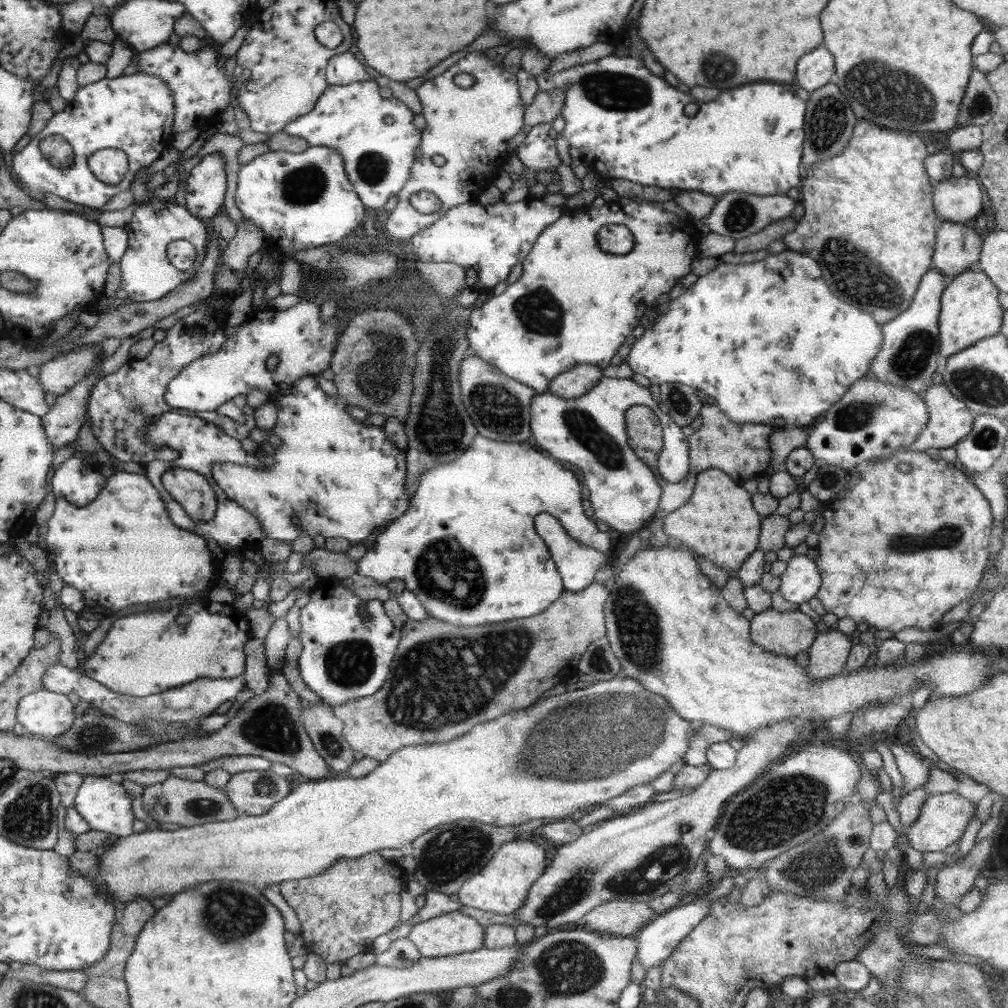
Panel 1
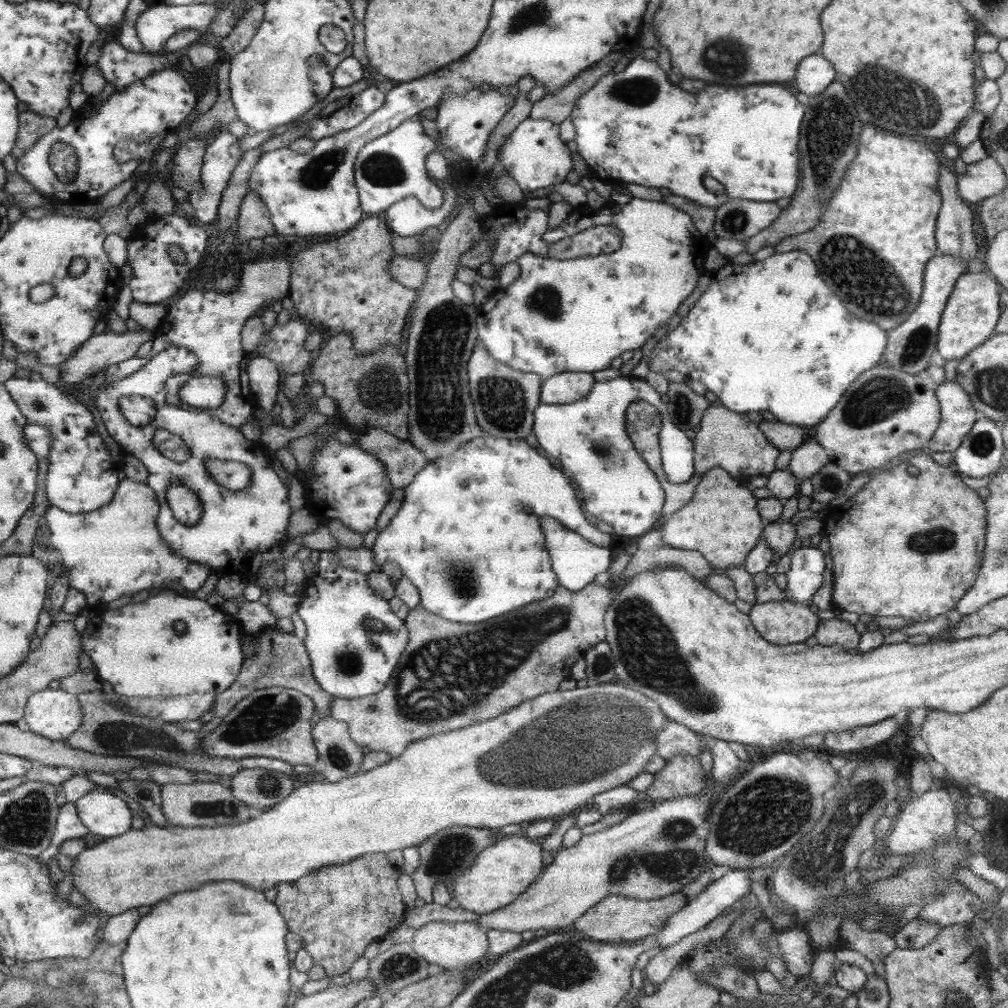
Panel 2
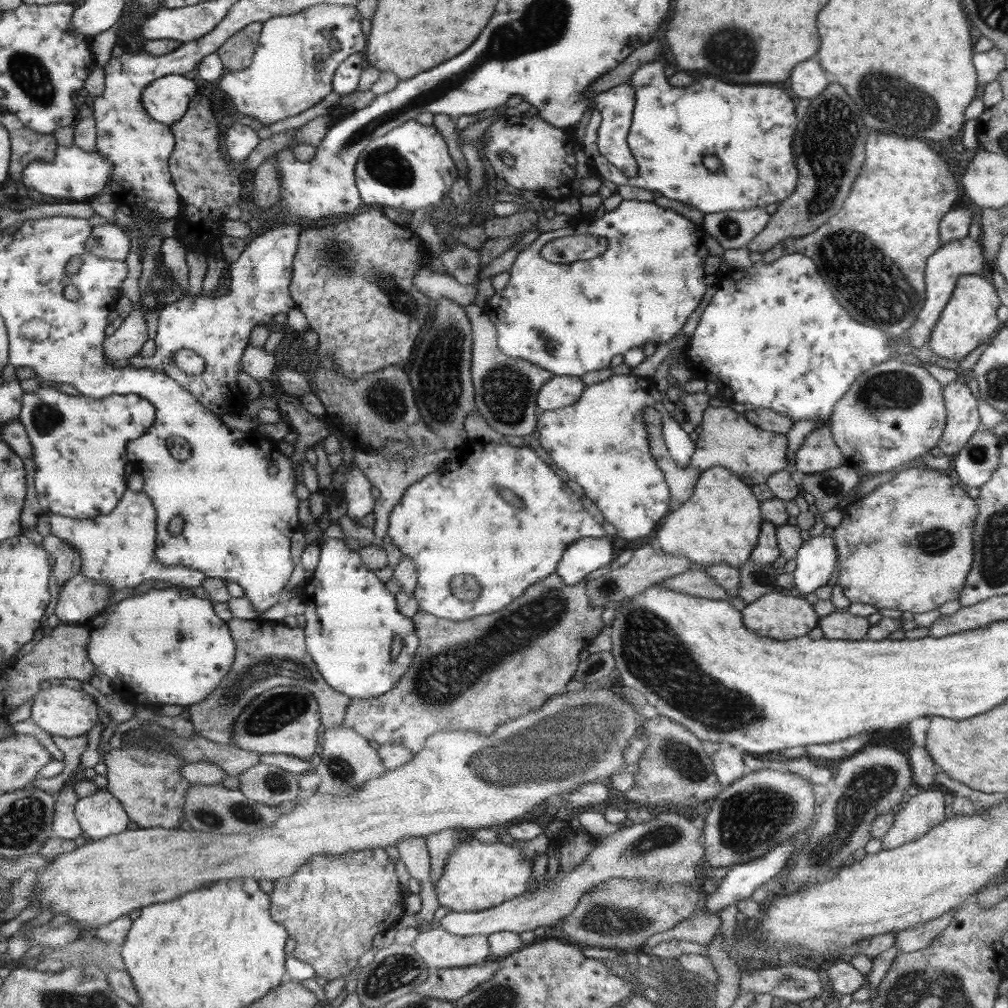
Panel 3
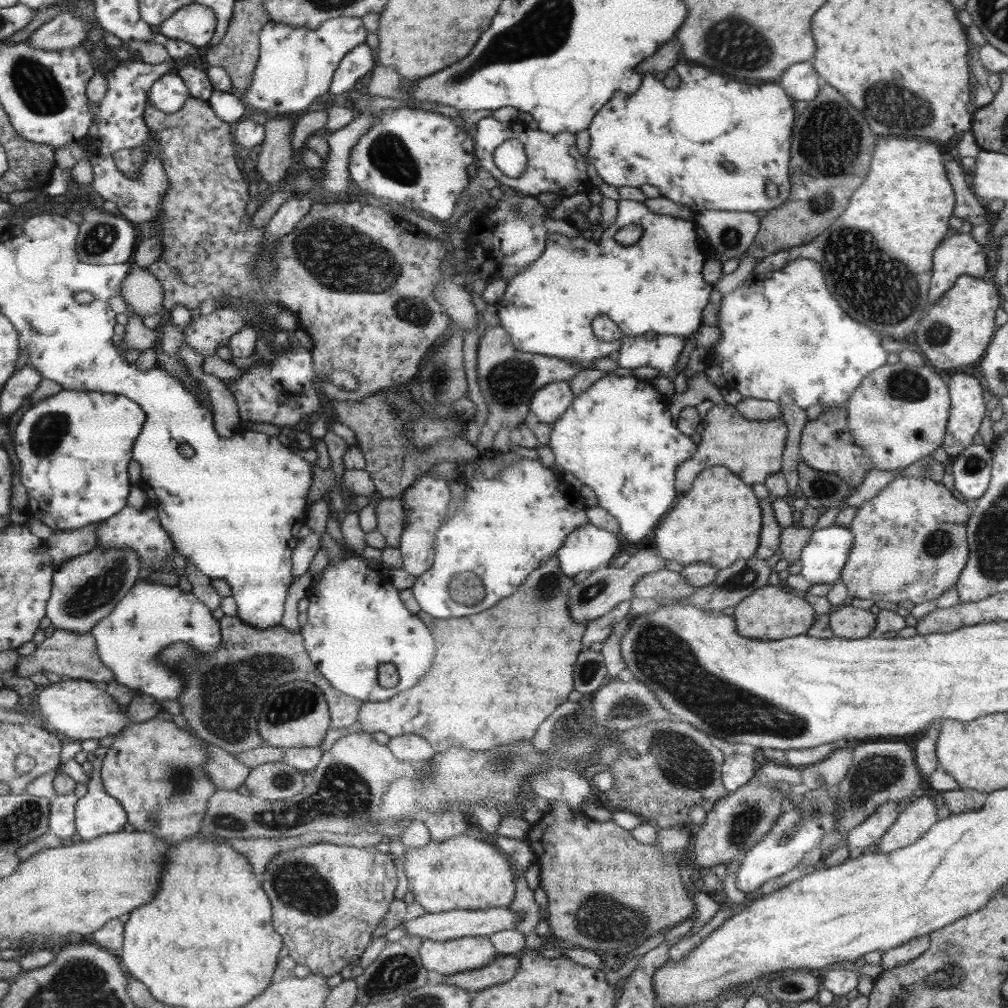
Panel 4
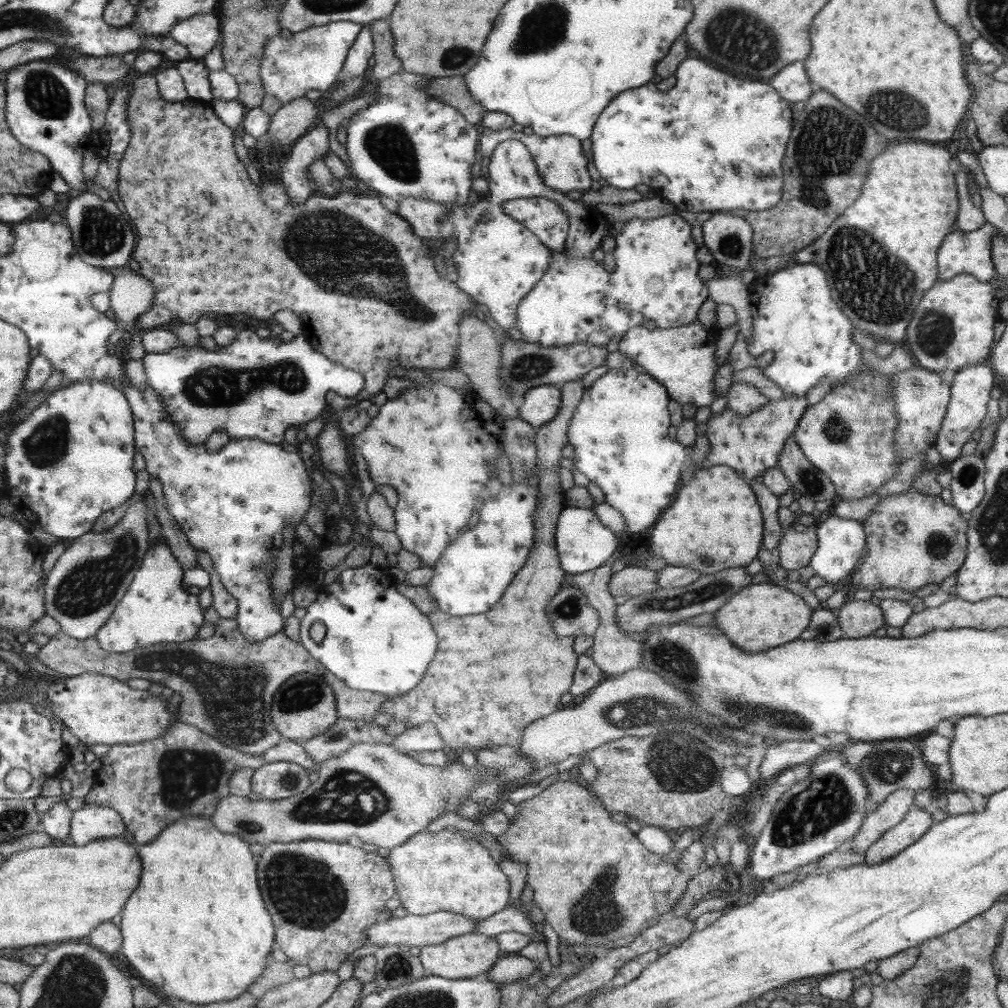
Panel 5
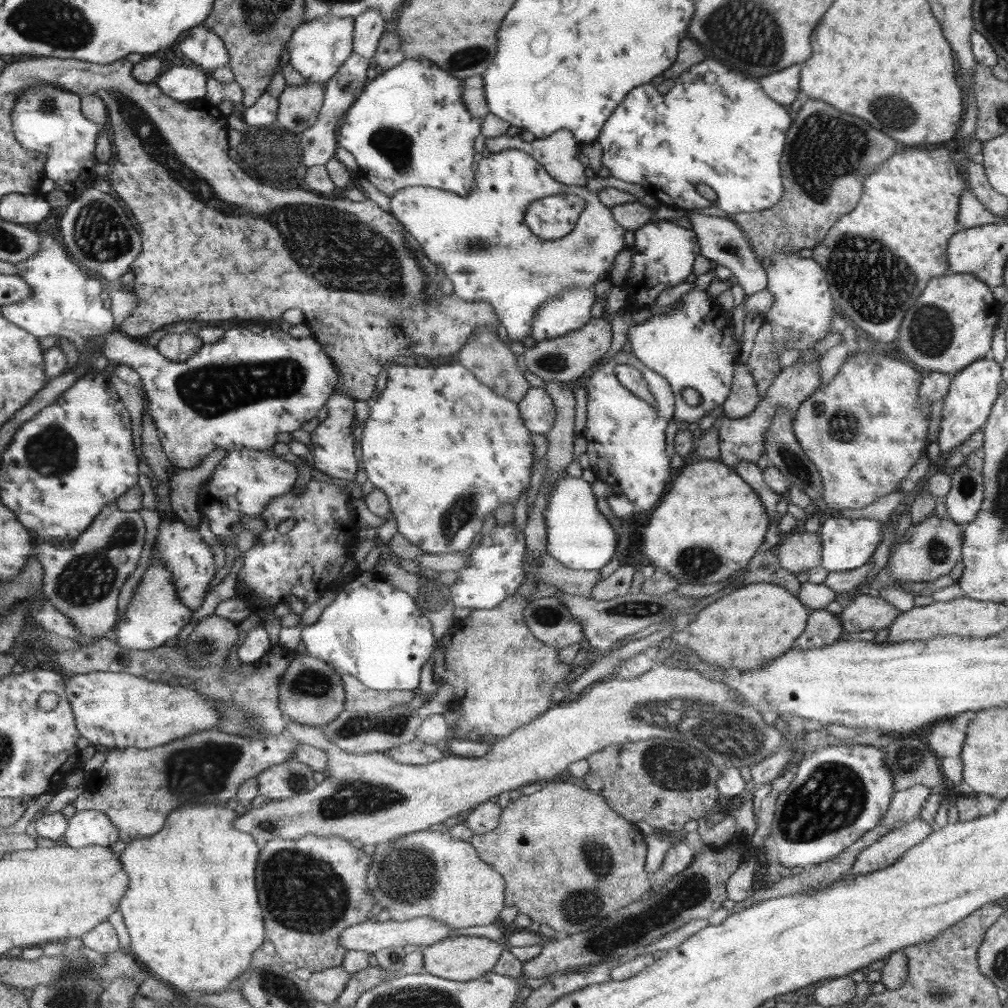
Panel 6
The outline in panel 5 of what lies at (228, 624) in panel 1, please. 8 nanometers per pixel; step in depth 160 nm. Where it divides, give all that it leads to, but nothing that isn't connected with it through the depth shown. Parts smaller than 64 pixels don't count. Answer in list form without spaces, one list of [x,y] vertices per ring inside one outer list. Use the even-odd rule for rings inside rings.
[[[160,536],[148,547],[141,567],[136,571],[121,601],[94,636],[98,644],[111,653],[128,653],[158,643],[198,639],[198,629],[205,622],[204,613],[200,609],[198,595],[182,587],[183,571],[167,541]]]

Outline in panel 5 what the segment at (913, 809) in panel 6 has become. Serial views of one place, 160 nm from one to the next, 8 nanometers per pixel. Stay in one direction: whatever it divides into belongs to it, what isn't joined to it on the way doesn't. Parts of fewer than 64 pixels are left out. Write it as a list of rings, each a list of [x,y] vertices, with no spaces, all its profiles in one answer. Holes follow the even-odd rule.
[[[896,790],[876,807],[876,810],[867,811],[858,834],[844,848],[864,854],[875,840],[908,814],[910,808],[914,807],[914,796],[915,792],[912,790]]]

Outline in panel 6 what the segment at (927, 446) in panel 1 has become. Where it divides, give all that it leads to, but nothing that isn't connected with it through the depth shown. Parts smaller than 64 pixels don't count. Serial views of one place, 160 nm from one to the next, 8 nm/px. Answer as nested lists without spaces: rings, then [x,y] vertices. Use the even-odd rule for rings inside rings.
[[[990,356],[978,359],[952,378],[950,389],[944,397],[944,408],[939,430],[939,446],[941,452],[963,444],[974,432],[983,428],[992,412],[992,405],[998,398],[1001,380],[1001,364]]]

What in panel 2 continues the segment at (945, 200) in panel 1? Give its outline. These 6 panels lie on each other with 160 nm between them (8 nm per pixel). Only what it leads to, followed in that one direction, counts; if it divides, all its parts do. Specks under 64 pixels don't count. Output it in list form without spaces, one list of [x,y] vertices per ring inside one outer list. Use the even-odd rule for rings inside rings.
[[[986,157],[966,165],[966,172],[957,178],[959,197],[968,205],[997,196],[1007,185],[1004,169],[995,158]]]

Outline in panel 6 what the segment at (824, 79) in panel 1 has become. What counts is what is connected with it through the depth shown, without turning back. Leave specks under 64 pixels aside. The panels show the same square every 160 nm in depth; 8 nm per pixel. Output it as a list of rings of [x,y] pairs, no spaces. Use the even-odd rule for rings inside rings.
[[[788,66],[762,78],[764,92],[778,104],[792,104],[800,94],[800,66]]]

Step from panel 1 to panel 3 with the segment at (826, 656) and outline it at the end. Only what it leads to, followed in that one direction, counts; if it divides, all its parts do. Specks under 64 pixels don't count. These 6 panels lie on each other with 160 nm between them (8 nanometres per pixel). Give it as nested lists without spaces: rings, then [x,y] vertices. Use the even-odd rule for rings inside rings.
[[[836,610],[820,618],[818,626],[822,629],[823,637],[828,640],[866,639],[871,627],[866,617],[852,615],[848,610]]]

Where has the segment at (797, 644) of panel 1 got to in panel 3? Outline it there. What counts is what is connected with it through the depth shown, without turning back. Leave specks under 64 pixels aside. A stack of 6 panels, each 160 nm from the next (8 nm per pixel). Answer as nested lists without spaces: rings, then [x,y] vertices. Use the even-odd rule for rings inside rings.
[[[772,591],[764,594],[754,602],[747,603],[747,606],[741,611],[744,626],[754,631],[756,634],[764,637],[786,640],[798,638],[808,634],[819,624],[820,617],[813,609],[813,605],[808,603],[806,598],[799,596],[795,592]]]

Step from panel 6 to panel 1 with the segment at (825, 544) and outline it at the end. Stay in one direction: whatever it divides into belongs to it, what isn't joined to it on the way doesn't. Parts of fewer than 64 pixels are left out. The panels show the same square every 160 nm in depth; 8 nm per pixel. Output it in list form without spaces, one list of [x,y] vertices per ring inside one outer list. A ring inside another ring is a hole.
[[[794,554],[787,562],[787,569],[779,577],[779,593],[795,605],[816,597],[821,585],[817,564],[806,555]]]

